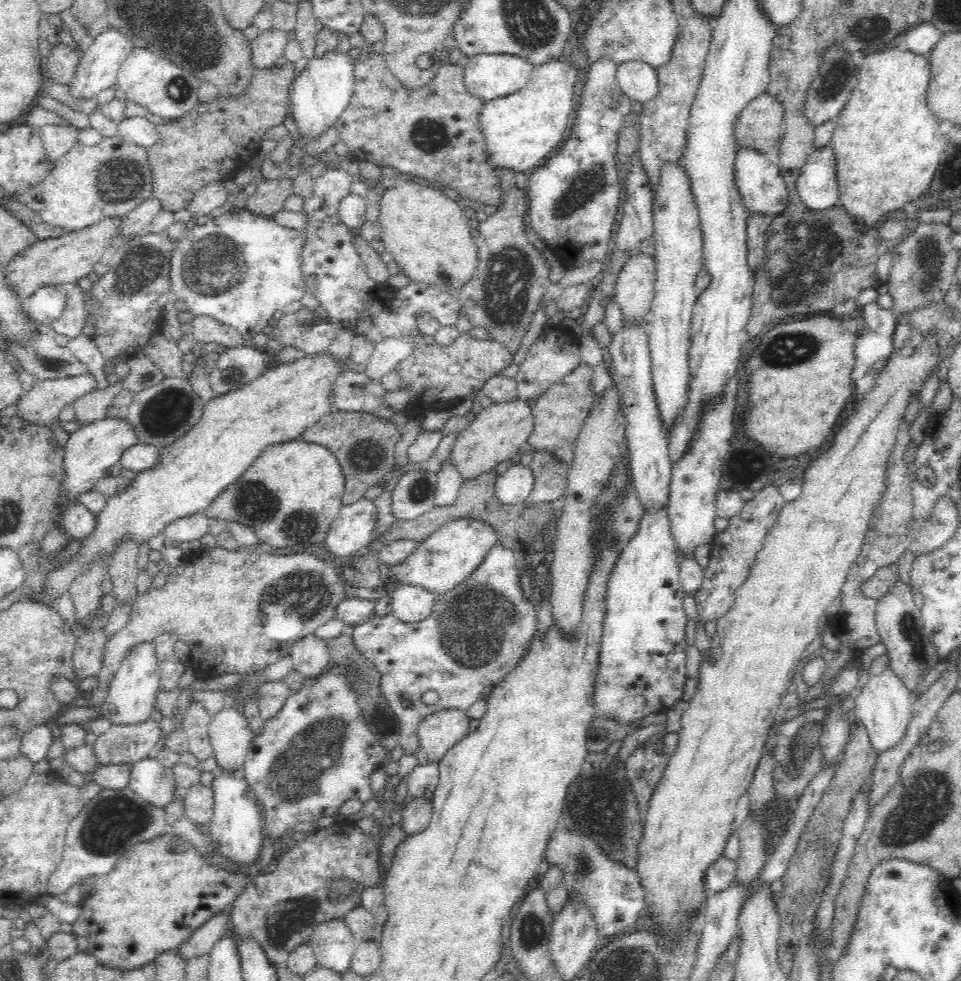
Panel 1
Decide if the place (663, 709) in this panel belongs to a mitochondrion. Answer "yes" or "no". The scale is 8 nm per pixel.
no

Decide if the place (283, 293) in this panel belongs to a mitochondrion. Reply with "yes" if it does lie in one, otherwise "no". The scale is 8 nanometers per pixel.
no

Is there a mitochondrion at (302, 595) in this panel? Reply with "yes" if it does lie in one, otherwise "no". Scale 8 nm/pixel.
yes

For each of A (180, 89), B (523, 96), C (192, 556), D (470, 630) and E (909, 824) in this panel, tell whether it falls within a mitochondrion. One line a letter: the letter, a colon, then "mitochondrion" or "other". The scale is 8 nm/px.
A: mitochondrion
B: other
C: other
D: mitochondrion
E: mitochondrion

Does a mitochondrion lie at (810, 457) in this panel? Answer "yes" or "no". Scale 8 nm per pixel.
no

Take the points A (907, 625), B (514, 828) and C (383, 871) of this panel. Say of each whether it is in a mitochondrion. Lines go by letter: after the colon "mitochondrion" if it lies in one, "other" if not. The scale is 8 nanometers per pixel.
A: mitochondrion
B: other
C: other

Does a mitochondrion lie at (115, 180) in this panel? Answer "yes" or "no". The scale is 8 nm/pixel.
yes

